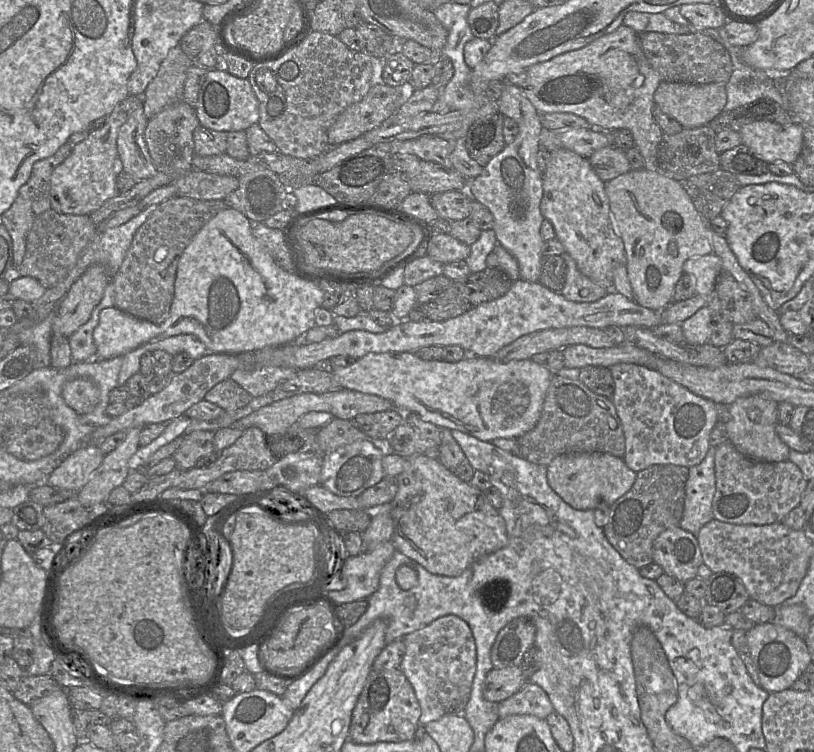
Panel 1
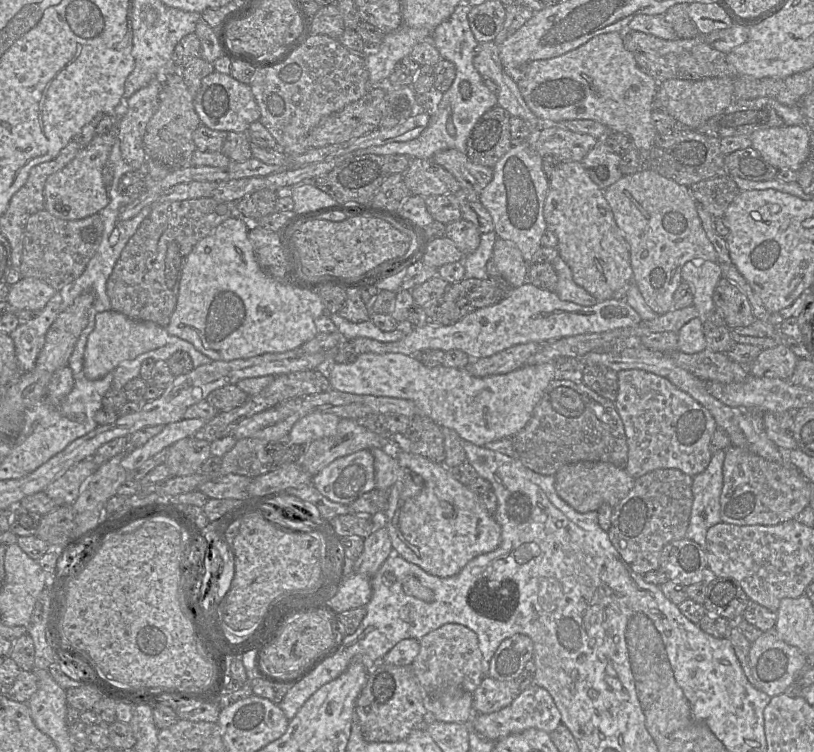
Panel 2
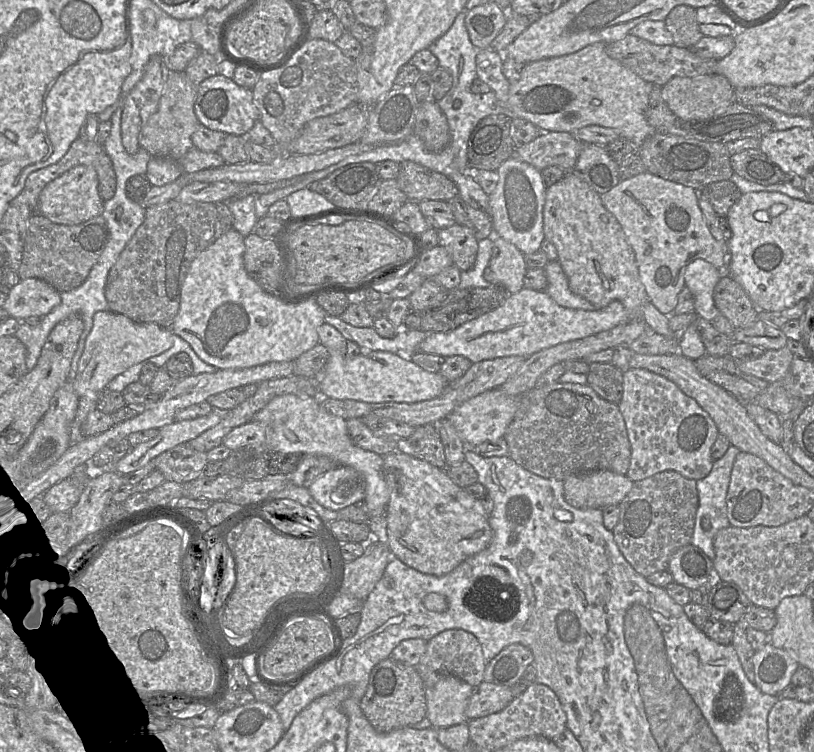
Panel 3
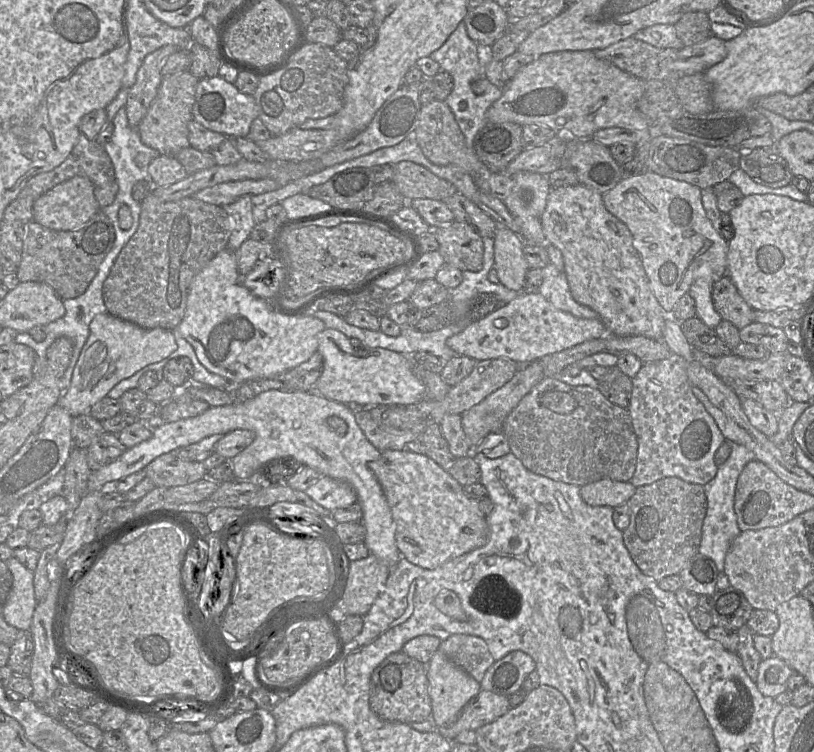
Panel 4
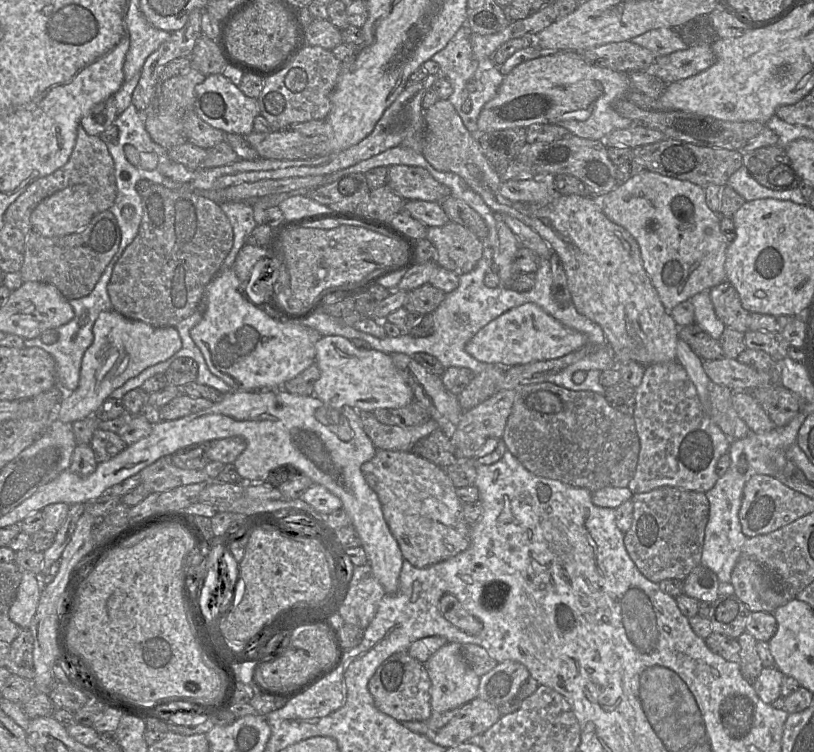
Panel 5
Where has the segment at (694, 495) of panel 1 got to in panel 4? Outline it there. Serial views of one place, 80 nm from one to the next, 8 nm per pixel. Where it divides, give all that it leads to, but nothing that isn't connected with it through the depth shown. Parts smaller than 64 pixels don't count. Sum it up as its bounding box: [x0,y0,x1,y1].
[699,441,755,573]

